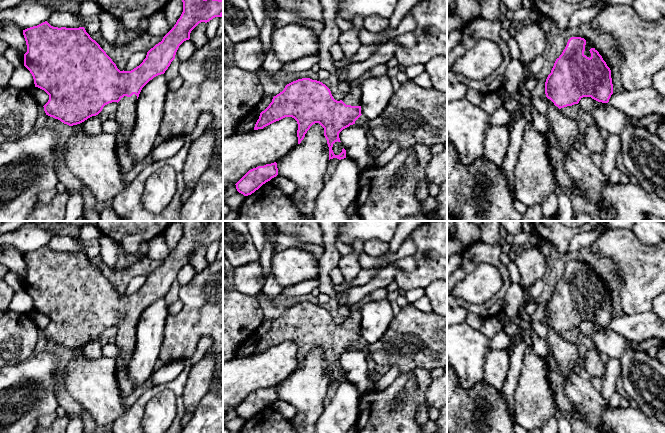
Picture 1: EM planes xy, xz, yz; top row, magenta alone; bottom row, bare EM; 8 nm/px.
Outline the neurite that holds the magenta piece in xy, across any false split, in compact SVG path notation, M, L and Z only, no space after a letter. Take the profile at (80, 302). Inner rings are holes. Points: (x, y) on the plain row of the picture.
M177 221L183 226L183 236L174 251L163 261L162 265L151 272L143 286L131 295L120 295L112 283L86 256L84 251L66 252L53 251L47 245L23 254L27 269L24 278L24 290L33 300L35 311L44 314L49 319L48 326L43 330L46 339L60 344L69 350L77 349L92 340L98 339L103 331L117 326L118 332L115 345L118 348L116 359L116 375L119 390L123 398L127 398L134 390L133 382L128 373L128 363L133 355L137 341L137 323L142 312L154 301L164 298L175 283L179 270L190 263L191 255L201 246L209 246L215 241L223 239L223 224L208 221Z

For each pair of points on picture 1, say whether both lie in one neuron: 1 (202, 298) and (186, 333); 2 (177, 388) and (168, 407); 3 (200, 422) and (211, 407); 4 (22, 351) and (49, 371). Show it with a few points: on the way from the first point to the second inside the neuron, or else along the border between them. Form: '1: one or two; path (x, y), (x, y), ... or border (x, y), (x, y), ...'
1: one; path (202, 307), (202, 313), (191, 324)
2: two; border (162, 389), (170, 389), (175, 396), (174, 417)
3: one; path (204, 418), (211, 411)
4: two; border (29, 357), (19, 363), (10, 365)

